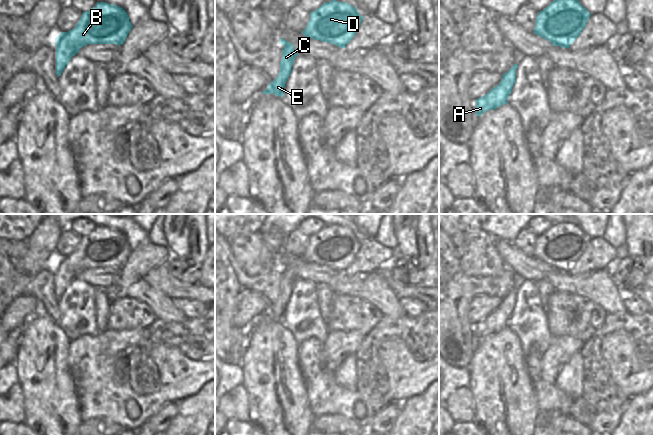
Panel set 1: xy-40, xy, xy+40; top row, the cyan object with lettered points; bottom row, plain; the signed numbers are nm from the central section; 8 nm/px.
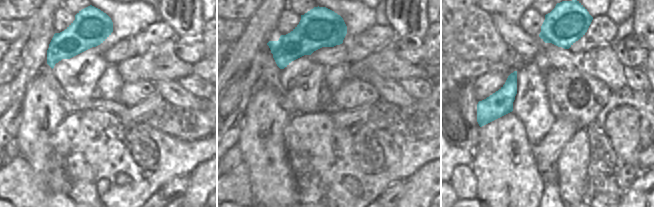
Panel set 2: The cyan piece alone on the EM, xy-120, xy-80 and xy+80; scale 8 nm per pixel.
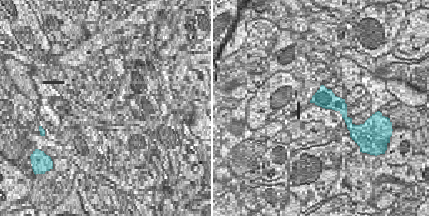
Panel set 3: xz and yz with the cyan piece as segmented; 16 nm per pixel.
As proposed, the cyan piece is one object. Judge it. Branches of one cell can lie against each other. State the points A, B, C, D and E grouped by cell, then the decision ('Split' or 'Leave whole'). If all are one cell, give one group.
Groups: A B C D E. Leave whole

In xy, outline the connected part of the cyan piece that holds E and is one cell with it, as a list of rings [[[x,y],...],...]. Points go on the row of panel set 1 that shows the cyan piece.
[[[279,38],[279,44],[283,45],[283,49],[281,51],[281,61],[279,63],[279,73],[272,82],[269,82],[267,89],[264,90],[262,94],[274,94],[282,98],[283,89],[291,73],[291,67],[297,53],[290,42]]]

